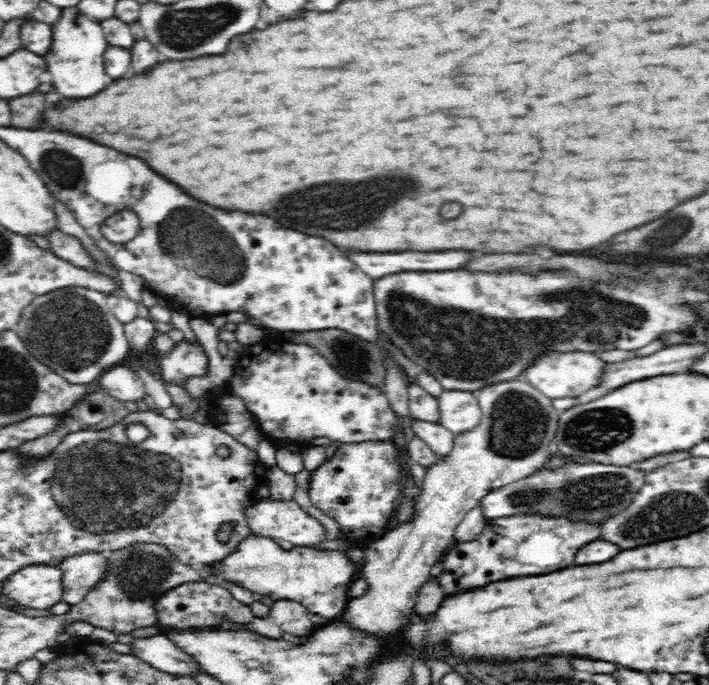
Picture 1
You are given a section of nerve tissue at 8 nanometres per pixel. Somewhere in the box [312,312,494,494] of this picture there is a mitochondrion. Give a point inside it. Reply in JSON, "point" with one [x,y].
{"point":[348,358]}

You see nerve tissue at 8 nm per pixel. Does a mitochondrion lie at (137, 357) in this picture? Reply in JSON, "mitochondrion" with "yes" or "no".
{"mitochondrion":"no"}

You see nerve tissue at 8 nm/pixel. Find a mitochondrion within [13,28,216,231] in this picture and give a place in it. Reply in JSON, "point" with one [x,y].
{"point":[64,169]}

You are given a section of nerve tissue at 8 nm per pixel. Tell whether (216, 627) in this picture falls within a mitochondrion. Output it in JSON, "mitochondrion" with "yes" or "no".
{"mitochondrion":"no"}

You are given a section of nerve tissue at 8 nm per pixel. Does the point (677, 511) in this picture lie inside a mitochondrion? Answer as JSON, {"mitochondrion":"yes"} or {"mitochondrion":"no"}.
{"mitochondrion":"yes"}

